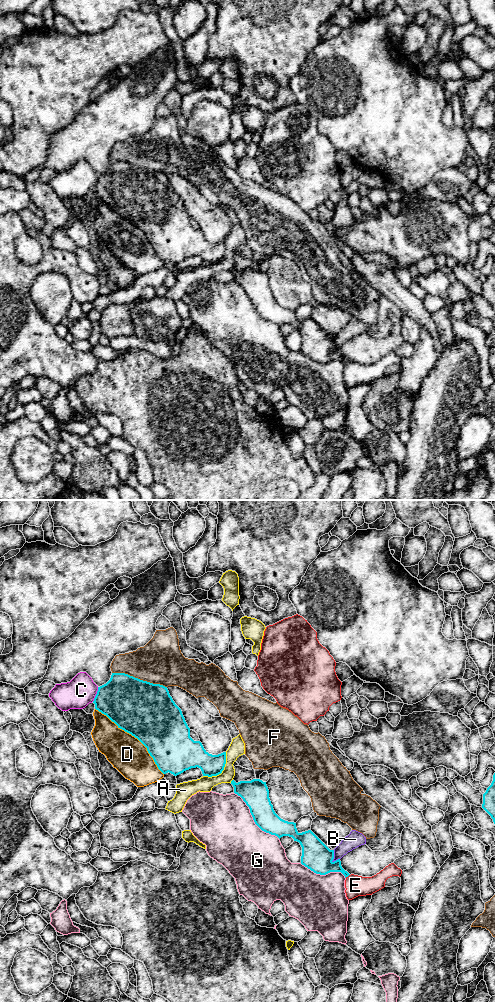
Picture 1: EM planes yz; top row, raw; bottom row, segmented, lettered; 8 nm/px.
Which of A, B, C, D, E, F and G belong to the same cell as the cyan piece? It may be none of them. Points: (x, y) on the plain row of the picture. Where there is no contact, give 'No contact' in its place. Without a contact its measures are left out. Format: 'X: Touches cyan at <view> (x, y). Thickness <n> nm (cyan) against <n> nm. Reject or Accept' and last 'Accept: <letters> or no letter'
A: Touches cyan at yz (222, 258). Thickness 180 nm (cyan) against 130 nm. Reject
B: Touches cyan at yz (333, 344). Thickness 240 nm (cyan) against 130 nm. Reject
C: Touches cyan at yz (96, 182). Thickness 400 nm (cyan) against 240 nm. Reject
D: Touches cyan at yz (134, 224). Thickness 460 nm (cyan) against 300 nm. Reject
E: Touches cyan at yz (347, 364). Thickness 190 nm (cyan) against 170 nm. Reject
F: Touches cyan at yz (139, 167). Thickness 440 nm (cyan) against 360 nm. Reject
G: Touches cyan at yz (253, 307). Thickness 220 nm (cyan) against 460 nm. Reject
Accept: no letter

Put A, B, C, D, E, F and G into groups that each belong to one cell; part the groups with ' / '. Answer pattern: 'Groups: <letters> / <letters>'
Groups: A / B / C / D / E / F / G

